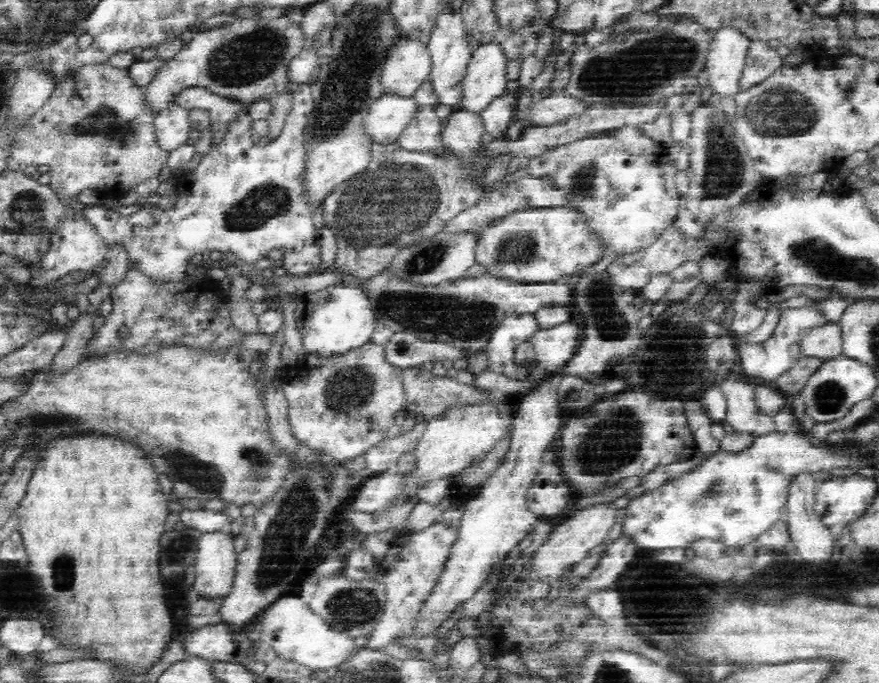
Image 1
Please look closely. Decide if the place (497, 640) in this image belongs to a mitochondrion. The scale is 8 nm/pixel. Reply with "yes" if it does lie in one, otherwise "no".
no

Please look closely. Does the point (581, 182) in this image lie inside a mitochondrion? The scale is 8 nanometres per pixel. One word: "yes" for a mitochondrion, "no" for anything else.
yes

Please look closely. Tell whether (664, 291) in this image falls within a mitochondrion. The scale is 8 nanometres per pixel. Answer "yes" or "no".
no

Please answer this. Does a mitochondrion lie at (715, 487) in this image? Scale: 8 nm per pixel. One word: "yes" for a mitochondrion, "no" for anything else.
yes

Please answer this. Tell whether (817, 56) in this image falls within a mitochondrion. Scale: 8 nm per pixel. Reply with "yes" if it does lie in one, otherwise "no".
no

